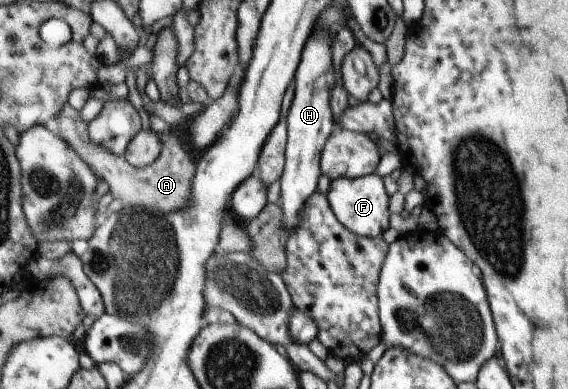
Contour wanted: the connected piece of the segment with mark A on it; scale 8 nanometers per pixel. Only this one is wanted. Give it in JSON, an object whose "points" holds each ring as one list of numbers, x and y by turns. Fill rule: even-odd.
{"points":[[67,102,61,105,55,120,61,138,68,142,77,156,92,168,97,177,100,176,105,180,113,199,121,201,126,206,131,204,154,208,164,213,179,211,188,204,194,166,177,129,169,130,166,134,158,134,162,142,159,156,151,164,143,168,135,168,123,155,113,154,103,146,96,145,89,138,86,124,80,119,79,113]]}

